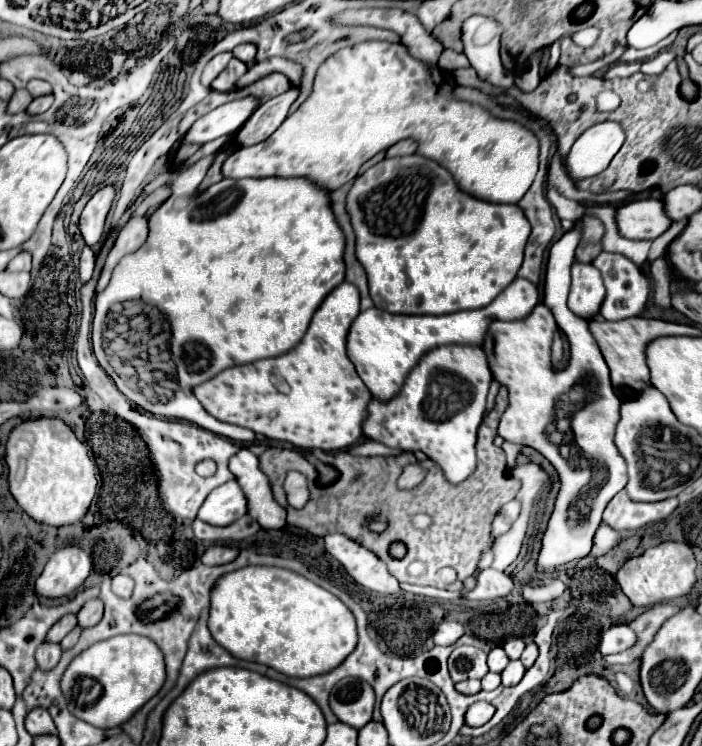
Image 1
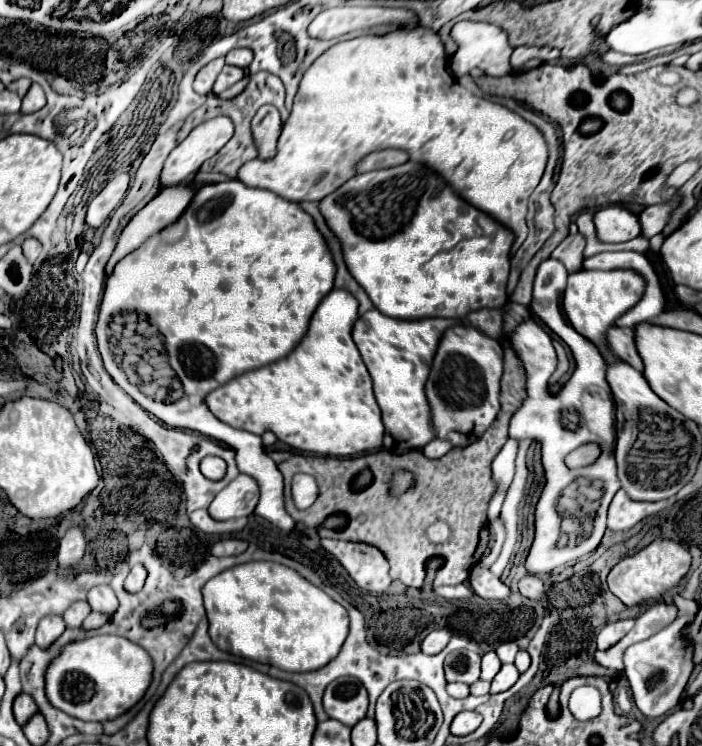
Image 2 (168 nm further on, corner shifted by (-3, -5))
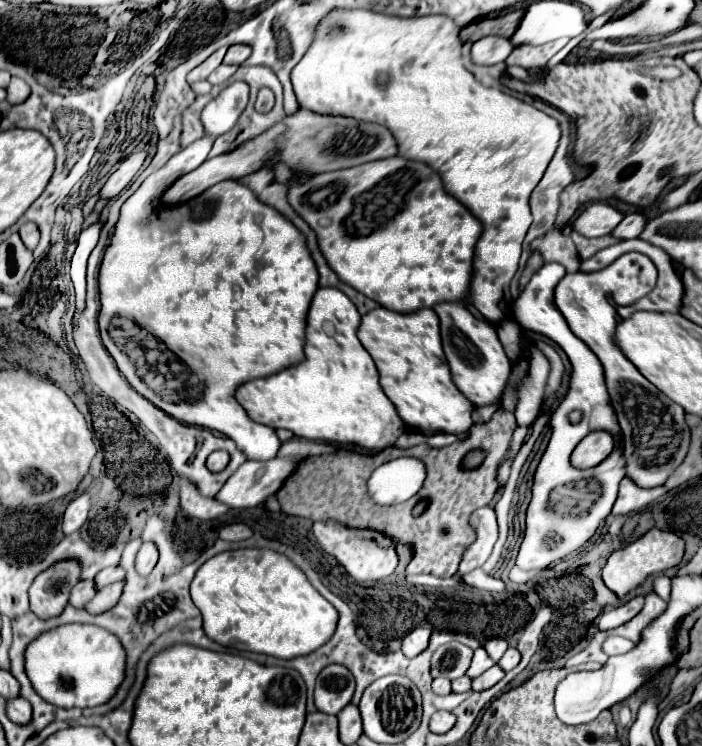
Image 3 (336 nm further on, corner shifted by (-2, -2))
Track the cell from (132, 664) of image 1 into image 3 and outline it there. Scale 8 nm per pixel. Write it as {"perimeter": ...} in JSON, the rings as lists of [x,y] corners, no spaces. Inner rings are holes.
{"perimeter":[[[62,624],[42,632],[24,650],[24,670],[32,688],[58,708],[92,708],[108,702],[124,680],[124,648],[104,628]]]}

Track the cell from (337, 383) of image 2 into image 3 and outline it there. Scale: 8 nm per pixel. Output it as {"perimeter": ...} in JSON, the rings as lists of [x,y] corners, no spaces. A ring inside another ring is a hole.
{"perimeter":[[[320,288],[314,294],[314,300],[308,310],[308,328],[306,328],[306,360],[290,366],[268,378],[258,378],[246,382],[238,388],[236,398],[248,410],[250,418],[272,428],[288,428],[298,438],[308,438],[316,442],[332,444],[358,444],[368,450],[384,450],[392,446],[400,434],[406,432],[404,420],[398,416],[396,406],[384,394],[380,386],[380,376],[374,366],[372,356],[360,344],[356,330],[360,326],[360,314],[346,294],[332,288]]]}

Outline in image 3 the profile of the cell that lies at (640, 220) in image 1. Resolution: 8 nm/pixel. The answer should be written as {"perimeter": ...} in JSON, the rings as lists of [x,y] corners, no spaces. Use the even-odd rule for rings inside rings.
{"perimeter":[[[594,202],[582,210],[582,214],[570,224],[570,228],[586,238],[598,238],[612,232],[612,226],[620,222],[622,214],[606,202]]]}

